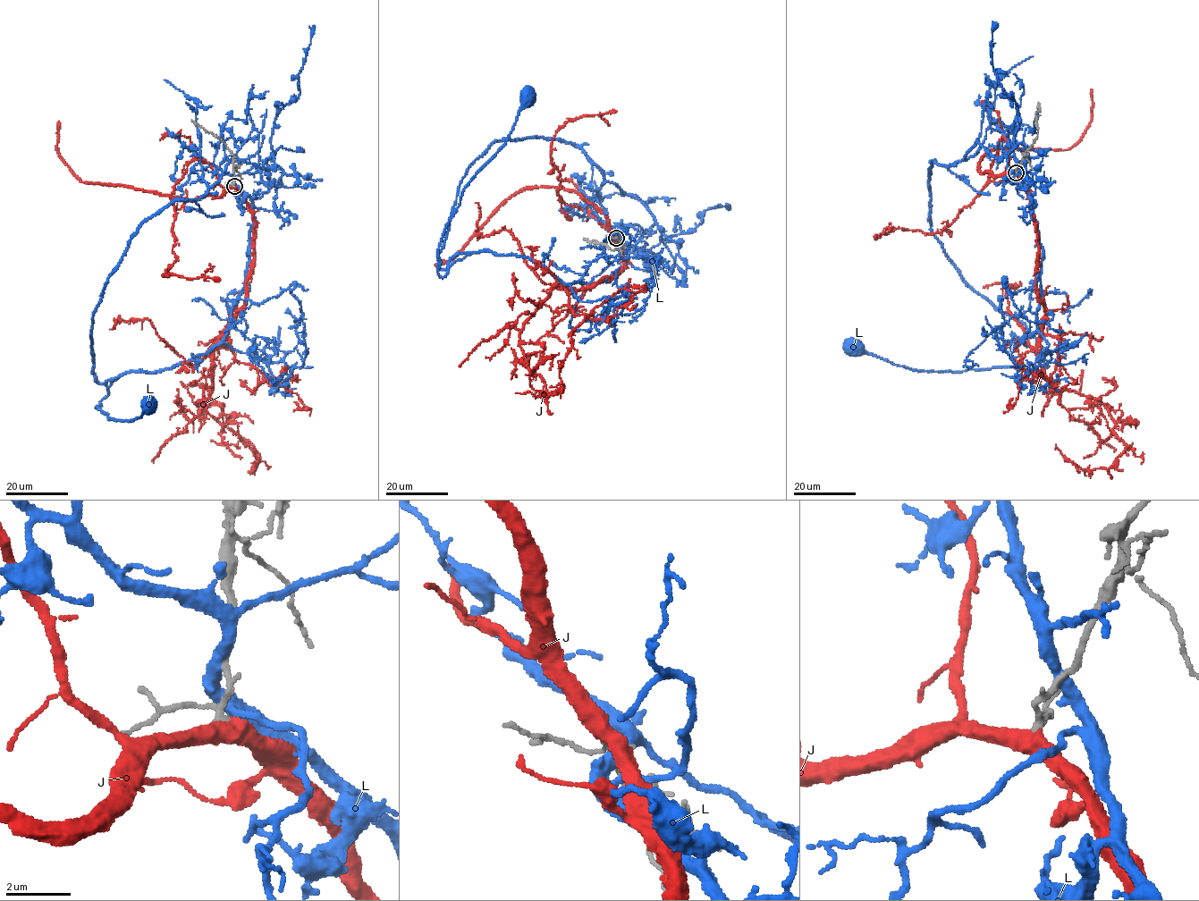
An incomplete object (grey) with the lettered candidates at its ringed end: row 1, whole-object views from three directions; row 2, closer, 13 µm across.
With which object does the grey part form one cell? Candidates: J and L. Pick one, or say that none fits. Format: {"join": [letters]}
{"join": ["J"]}

